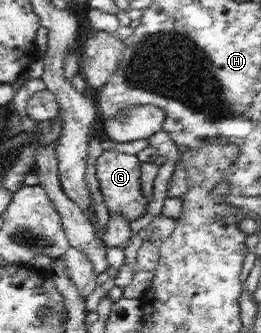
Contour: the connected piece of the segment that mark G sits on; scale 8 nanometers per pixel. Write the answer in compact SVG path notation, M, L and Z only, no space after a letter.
M106 151L97 161L97 178L108 213L112 218L122 218L131 223L148 212L152 199L142 192L142 165L137 156Z

